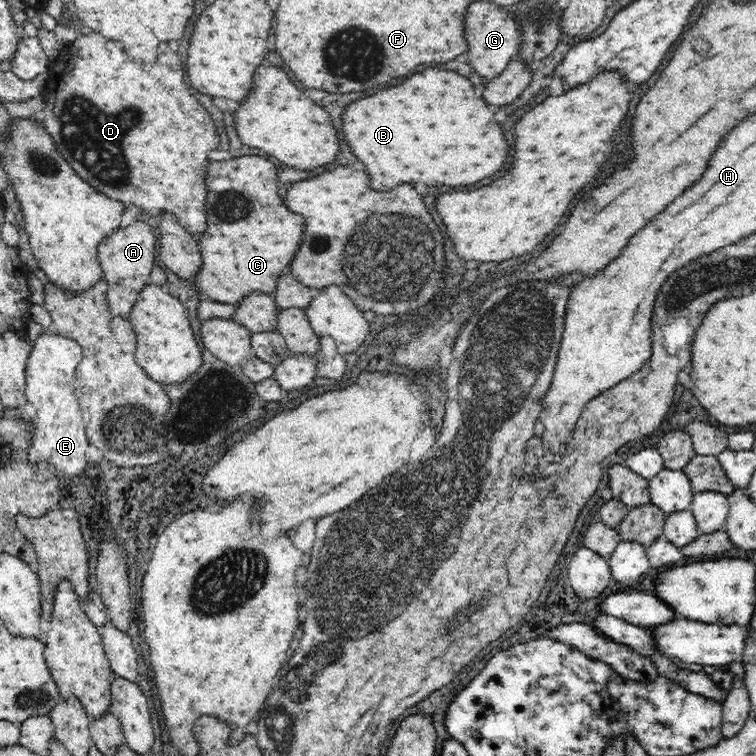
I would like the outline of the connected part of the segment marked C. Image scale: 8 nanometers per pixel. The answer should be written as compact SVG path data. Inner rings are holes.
M246 155L212 162L206 168L208 230L200 242L204 266L198 276L194 276L194 290L205 298L232 305L255 291L272 295L282 270L292 262L292 250L296 250L296 242L300 242L300 230L304 230L300 216L292 214L278 194L276 166L264 157Z

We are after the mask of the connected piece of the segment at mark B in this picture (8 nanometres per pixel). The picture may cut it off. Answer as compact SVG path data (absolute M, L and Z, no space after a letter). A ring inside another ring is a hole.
M434 68L414 74L400 86L354 102L346 110L346 138L356 158L366 164L374 190L392 190L392 186L414 182L424 182L428 186L476 184L500 172L508 156L504 130L494 120L494 112L484 98L476 94L472 82L456 72Z

